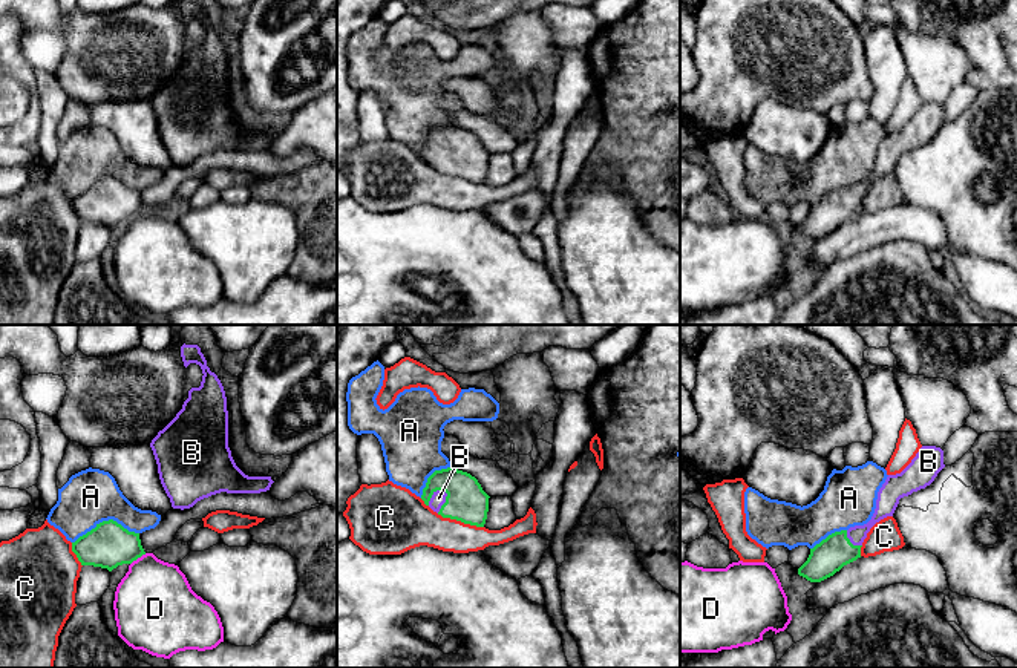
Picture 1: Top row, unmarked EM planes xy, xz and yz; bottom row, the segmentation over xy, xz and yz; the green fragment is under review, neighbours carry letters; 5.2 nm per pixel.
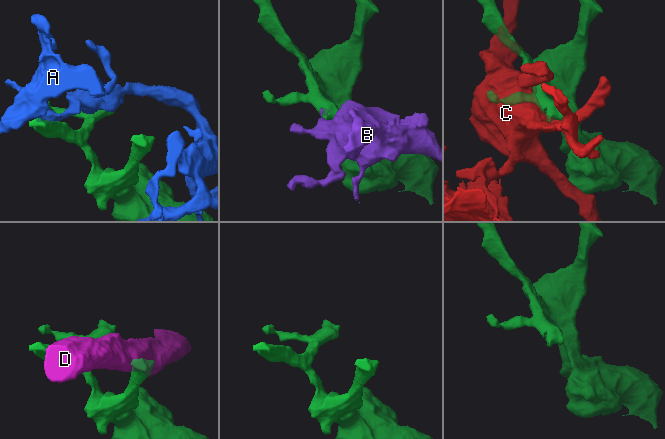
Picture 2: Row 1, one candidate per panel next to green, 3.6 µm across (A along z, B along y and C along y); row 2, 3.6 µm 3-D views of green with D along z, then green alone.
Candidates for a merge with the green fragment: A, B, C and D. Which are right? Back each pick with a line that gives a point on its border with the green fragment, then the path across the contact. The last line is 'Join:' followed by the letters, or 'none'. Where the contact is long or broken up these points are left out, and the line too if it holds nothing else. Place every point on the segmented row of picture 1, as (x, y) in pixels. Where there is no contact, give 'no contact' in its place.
B: meets green in xz at (446, 501); runs through xz (466, 501), (446, 501), (438, 498)
Join: B

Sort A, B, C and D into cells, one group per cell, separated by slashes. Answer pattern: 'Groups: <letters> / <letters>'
Groups: A / B / C / D

